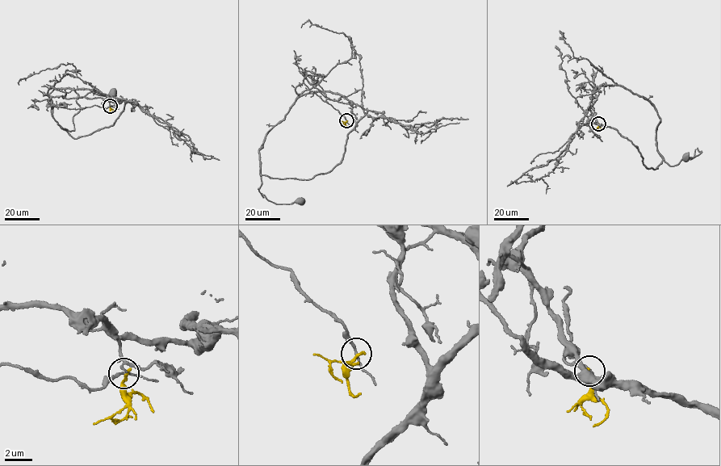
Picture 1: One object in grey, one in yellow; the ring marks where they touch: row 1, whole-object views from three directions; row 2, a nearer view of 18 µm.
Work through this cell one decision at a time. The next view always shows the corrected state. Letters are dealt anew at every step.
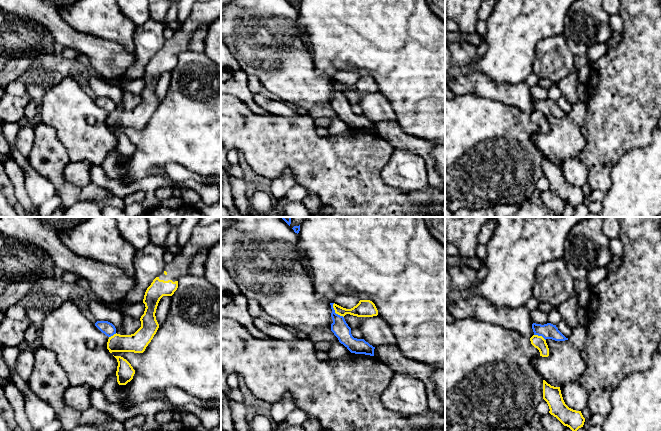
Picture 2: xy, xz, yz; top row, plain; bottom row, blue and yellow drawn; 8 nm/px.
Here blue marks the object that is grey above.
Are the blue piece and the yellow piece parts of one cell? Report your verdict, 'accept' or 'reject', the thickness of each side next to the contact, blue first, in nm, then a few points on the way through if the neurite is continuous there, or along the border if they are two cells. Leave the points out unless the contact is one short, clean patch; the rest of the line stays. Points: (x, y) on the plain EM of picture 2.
reject | 140/140 nm | along xz (333, 79), (335, 88), (343, 93)

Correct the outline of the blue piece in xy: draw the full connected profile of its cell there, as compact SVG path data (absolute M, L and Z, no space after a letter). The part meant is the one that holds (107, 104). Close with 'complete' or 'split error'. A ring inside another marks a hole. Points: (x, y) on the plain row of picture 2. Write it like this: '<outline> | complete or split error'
M97 97L95 102L106 112L111 113L116 110L115 102L108 97Z | complete

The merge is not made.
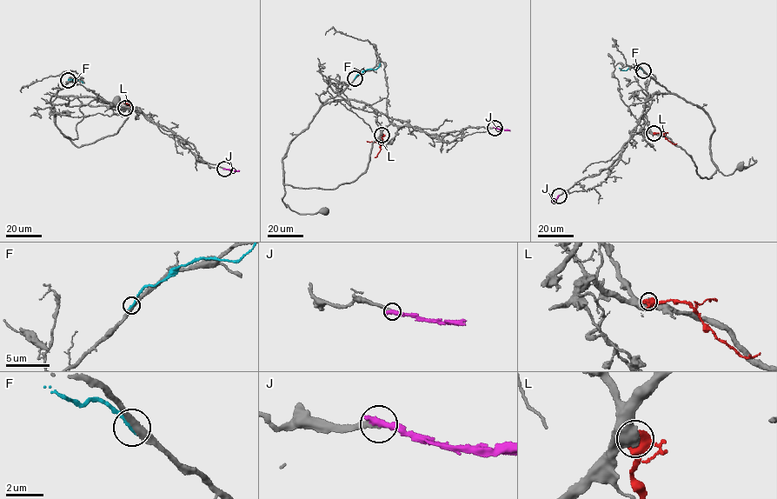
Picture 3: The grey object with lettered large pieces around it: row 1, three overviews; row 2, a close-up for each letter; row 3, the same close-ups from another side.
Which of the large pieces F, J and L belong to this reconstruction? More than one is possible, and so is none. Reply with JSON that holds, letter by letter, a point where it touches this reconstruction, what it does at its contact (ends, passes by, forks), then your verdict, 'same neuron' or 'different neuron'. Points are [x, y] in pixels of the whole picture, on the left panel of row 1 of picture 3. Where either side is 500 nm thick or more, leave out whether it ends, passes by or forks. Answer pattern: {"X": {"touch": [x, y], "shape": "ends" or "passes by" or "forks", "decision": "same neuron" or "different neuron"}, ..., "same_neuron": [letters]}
{"F": {"touch": [68, 80], "shape": "ends", "decision": "different neuron"}, "J": {"touch": [224, 169], "shape": "ends", "decision": "different neuron"}, "L": {"touch": [125, 108], "decision": "different neuron"}, "same_neuron": []}

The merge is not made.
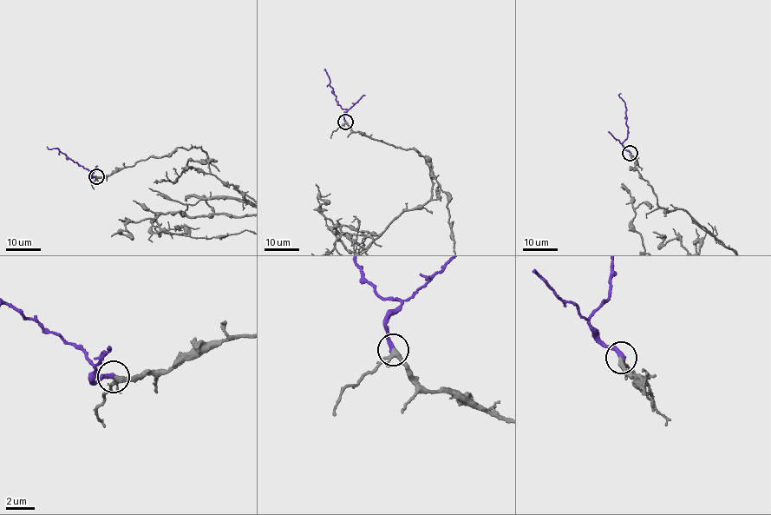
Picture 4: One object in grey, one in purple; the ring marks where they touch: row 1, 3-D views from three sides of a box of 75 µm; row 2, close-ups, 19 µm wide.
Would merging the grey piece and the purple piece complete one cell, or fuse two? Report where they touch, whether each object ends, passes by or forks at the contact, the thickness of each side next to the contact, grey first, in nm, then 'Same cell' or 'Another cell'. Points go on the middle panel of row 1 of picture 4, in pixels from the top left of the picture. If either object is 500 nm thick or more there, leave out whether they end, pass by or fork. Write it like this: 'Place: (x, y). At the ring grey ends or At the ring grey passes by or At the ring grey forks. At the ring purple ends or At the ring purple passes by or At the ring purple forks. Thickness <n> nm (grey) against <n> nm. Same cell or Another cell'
Place: (345, 122). At the ring grey forks. At the ring purple ends. Thickness 240 nm (grey) against 340 nm. Same cell

